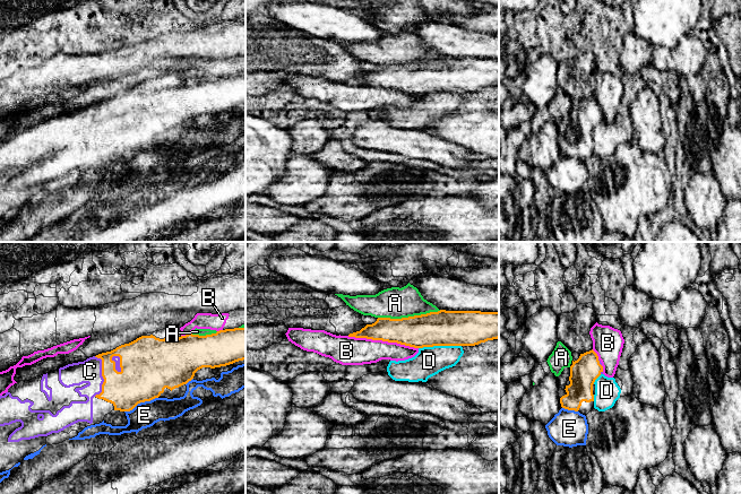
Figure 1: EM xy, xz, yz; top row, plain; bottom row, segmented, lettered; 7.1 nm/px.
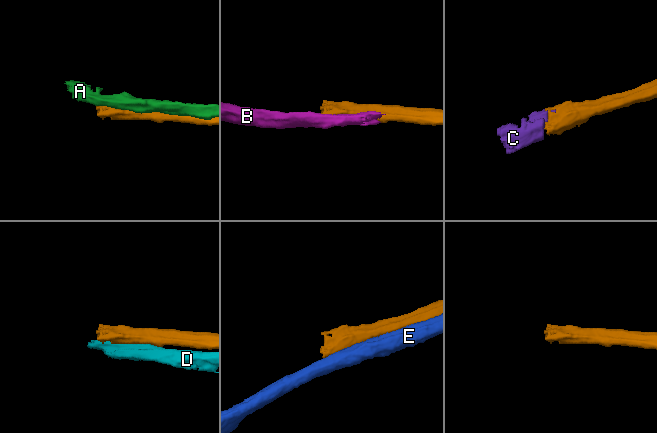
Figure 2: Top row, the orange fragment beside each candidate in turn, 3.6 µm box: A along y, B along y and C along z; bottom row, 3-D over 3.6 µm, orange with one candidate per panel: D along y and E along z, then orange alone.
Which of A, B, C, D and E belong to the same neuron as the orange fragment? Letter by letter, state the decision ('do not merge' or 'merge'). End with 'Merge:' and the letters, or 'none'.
A: do not merge
B: do not merge
C: merge
D: do not merge
E: do not merge
Merge: C

